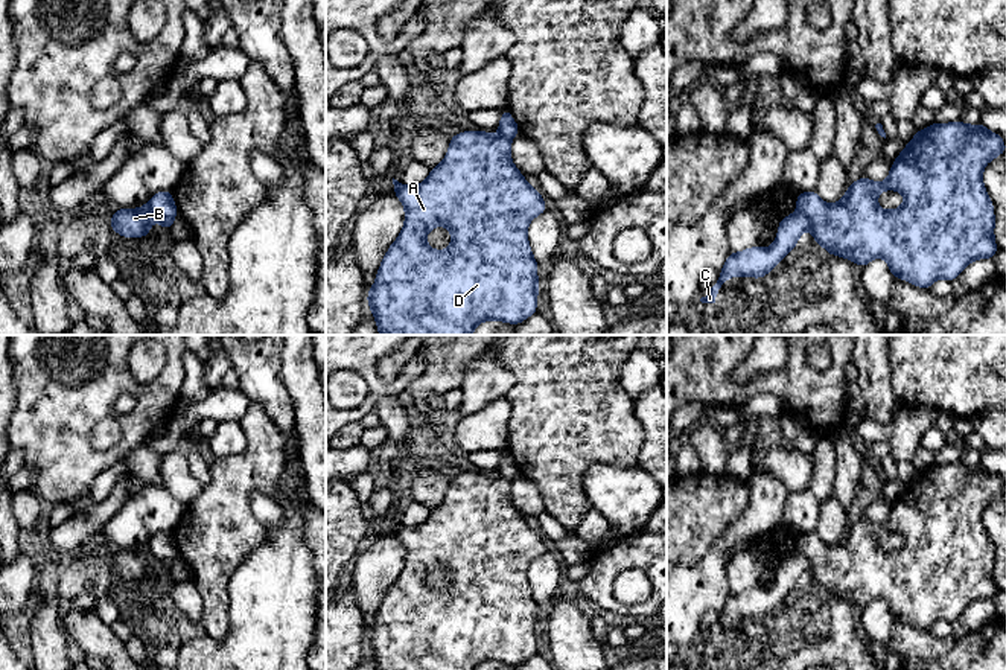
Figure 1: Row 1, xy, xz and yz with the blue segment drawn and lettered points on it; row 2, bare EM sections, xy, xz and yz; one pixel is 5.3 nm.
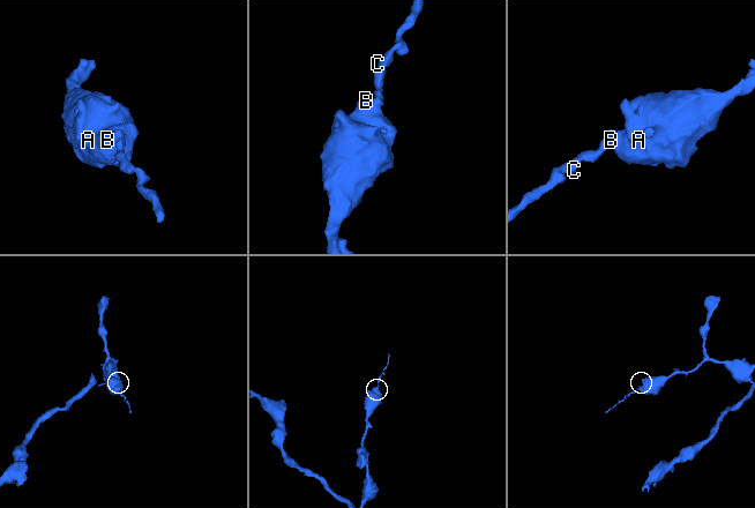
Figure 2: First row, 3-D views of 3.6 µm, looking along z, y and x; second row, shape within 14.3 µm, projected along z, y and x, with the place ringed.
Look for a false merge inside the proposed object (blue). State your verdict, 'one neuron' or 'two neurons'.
two neurons

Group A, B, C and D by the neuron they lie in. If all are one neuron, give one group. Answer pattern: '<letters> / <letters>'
A B D / C

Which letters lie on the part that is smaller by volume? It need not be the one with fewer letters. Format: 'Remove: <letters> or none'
Remove: C

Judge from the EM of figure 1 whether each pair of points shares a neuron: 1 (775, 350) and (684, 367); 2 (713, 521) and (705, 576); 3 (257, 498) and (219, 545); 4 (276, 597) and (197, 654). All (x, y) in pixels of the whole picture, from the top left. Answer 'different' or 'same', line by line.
1: different
2: different
3: different
4: same

